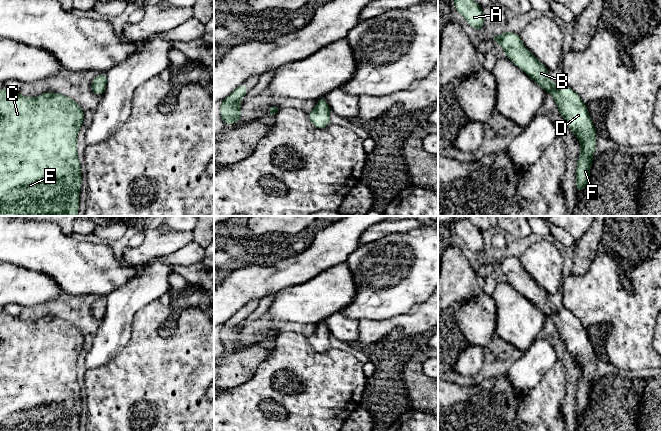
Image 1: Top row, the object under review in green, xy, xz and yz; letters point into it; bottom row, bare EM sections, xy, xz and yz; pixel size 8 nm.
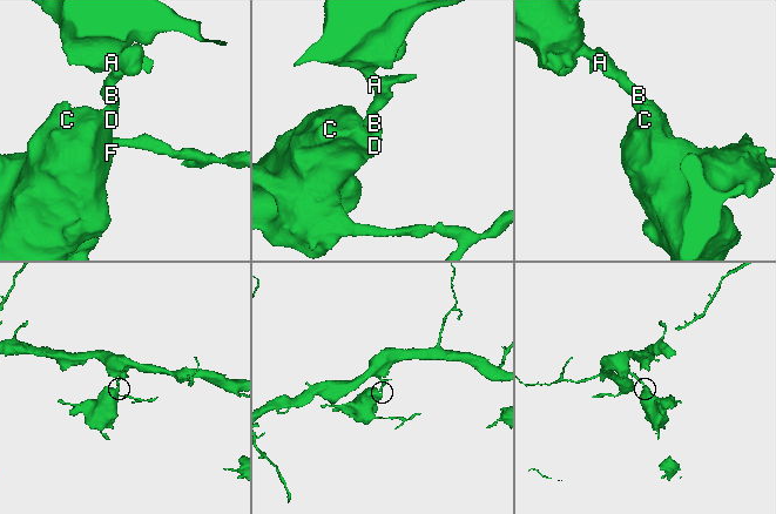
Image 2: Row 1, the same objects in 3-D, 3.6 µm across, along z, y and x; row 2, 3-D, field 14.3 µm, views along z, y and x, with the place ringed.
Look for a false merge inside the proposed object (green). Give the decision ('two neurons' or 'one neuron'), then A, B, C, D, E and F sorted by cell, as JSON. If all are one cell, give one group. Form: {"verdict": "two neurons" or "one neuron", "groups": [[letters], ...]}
{"verdict": "one neuron", "groups": [["A", "B", "C", "D", "E", "F"]]}

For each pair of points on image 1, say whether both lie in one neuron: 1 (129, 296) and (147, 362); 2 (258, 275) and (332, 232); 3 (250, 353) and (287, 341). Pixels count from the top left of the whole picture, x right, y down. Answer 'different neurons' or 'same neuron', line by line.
1: different neurons
2: same neuron
3: different neurons

